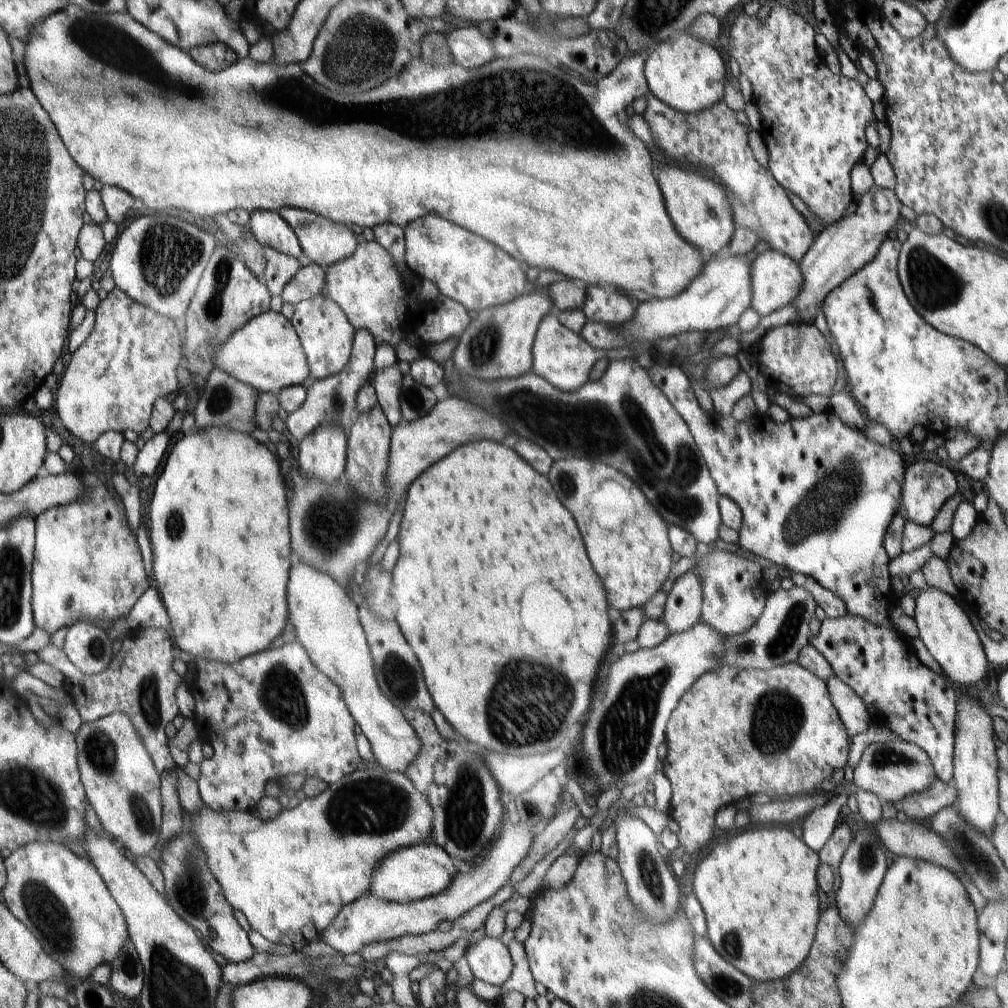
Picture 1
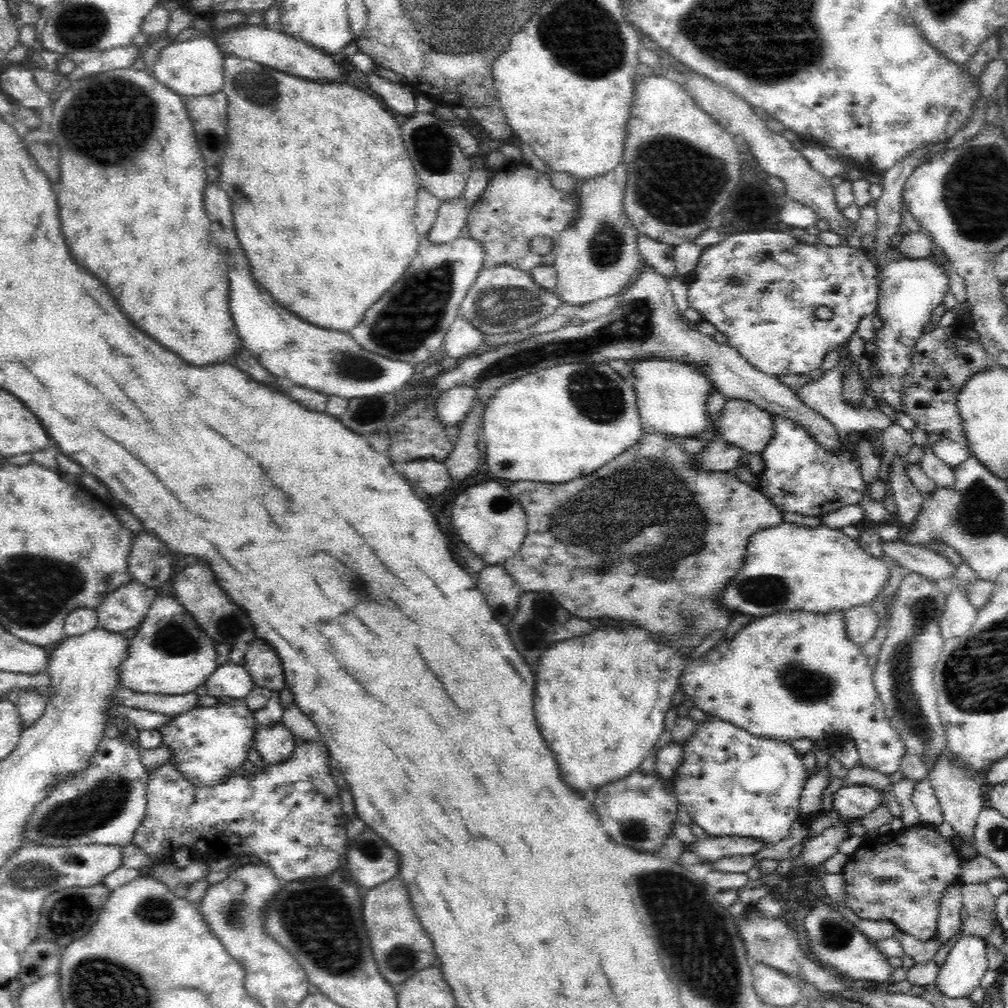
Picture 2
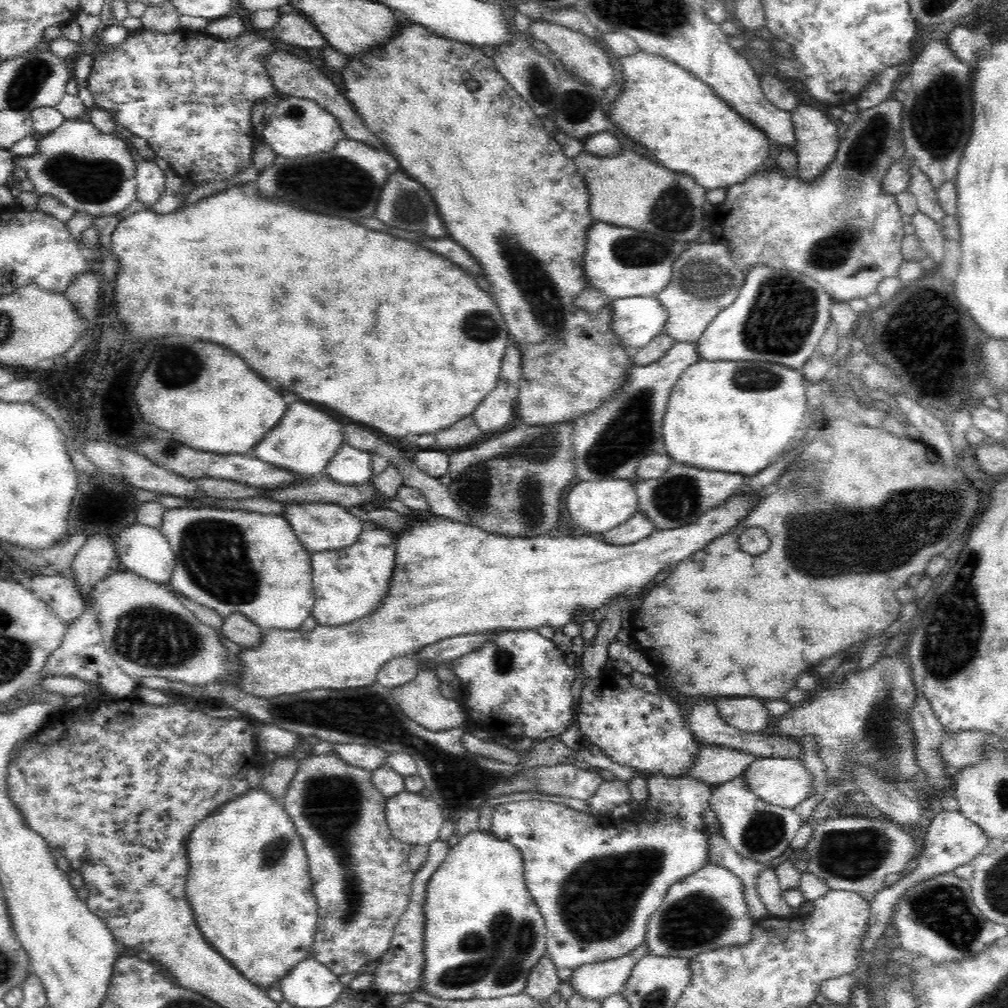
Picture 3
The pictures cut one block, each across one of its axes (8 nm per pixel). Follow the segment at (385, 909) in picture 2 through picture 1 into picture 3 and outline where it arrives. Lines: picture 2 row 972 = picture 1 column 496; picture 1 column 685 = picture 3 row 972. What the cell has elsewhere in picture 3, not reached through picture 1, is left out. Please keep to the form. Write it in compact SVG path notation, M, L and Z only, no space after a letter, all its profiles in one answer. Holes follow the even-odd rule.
M480 829L471 830L464 835L460 841L448 851L444 862L440 868L429 878L426 887L426 904L424 904L424 919L426 919L426 930L424 930L424 974L422 980L418 983L418 987L423 988L424 993L417 990L417 993L430 995L434 998L442 1000L474 1000L500 998L501 996L520 994L528 982L528 976L532 968L540 962L540 957L548 951L548 930L544 917L540 915L538 907L535 906L534 899L528 892L523 869L523 858L520 851L511 842L496 838L490 831L481 831Z

